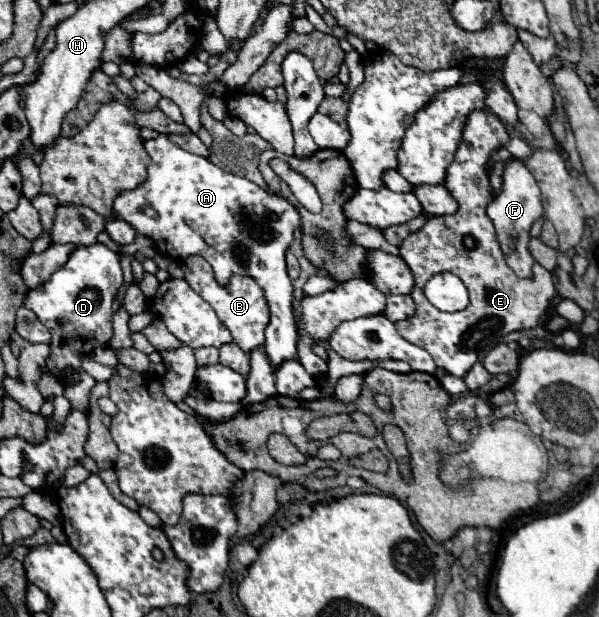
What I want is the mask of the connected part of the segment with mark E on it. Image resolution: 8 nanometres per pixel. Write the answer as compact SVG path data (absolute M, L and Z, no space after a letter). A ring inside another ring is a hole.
M490 110L472 112L464 128L462 144L454 162L448 166L444 180L446 190L460 204L458 212L450 216L432 216L420 232L410 234L400 246L400 256L412 270L416 282L412 290L416 316L398 322L396 328L404 340L424 348L436 366L446 368L448 374L458 378L462 378L476 364L482 350L496 344L506 334L534 328L556 294L552 272L544 270L540 264L534 266L534 278L530 280L522 280L512 272L496 240L494 224L486 214L486 206L494 200L488 180L488 160L492 152L508 142L508 138L510 134L506 126ZM442 272L456 274L468 288L470 304L458 314L438 314L438 310L424 296L424 284L434 274Z

